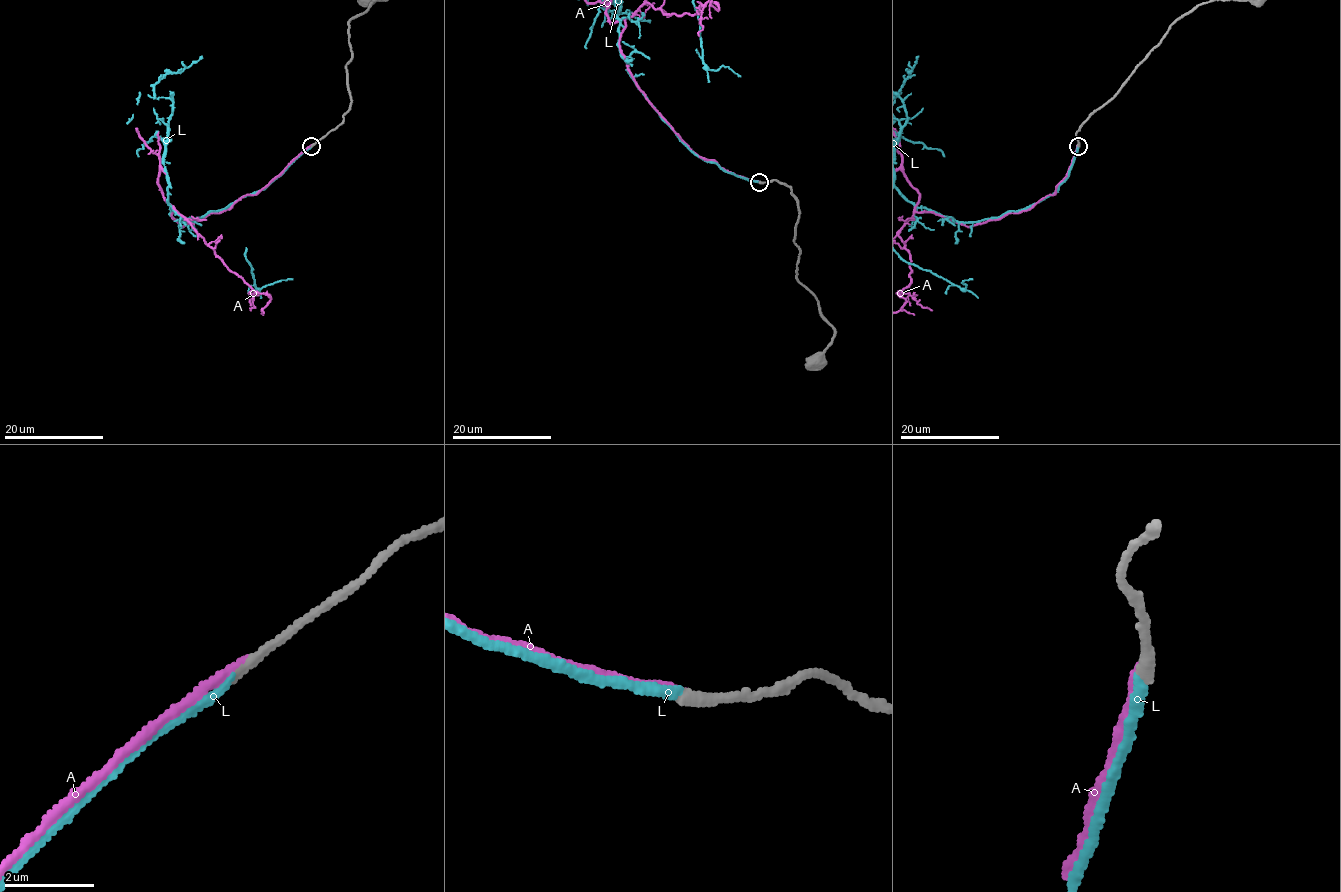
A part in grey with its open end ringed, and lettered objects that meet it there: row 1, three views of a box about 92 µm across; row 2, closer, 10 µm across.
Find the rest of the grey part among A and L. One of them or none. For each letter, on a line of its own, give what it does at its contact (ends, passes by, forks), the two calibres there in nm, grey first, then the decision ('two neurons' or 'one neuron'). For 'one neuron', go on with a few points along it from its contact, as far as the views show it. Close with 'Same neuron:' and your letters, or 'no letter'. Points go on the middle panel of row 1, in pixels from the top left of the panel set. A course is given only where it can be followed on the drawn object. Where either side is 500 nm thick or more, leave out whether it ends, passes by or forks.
A: it ends | 240/220 nm | two neurons
L: it ends | 220/200 nm | one neuron
Same neuron: L

